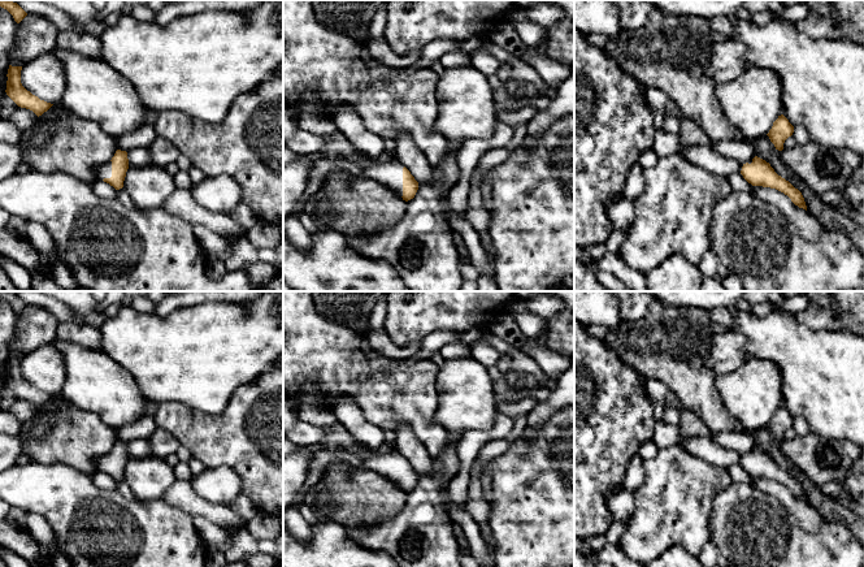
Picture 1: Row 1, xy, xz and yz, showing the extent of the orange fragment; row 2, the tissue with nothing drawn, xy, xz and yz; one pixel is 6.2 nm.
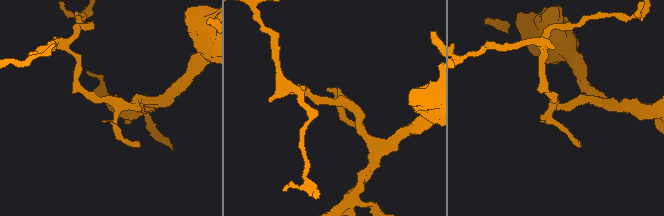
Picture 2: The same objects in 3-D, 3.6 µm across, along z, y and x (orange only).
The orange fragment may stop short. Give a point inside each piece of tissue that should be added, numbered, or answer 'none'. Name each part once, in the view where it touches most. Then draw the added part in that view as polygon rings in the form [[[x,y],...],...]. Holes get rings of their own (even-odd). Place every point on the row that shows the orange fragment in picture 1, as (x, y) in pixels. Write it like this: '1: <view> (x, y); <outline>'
1: xz (337, 146); [[[299,112],[298,125],[325,139],[320,151],[321,157],[352,160],[364,168],[364,177],[375,179],[392,189],[400,198],[403,196],[403,164],[399,161],[375,163],[364,157],[331,118]]]

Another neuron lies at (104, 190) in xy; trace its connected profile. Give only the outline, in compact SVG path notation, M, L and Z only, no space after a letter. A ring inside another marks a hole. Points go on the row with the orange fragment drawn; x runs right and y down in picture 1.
M103 179L95 181L92 183L92 190L100 196L105 199L117 198L117 190Z

